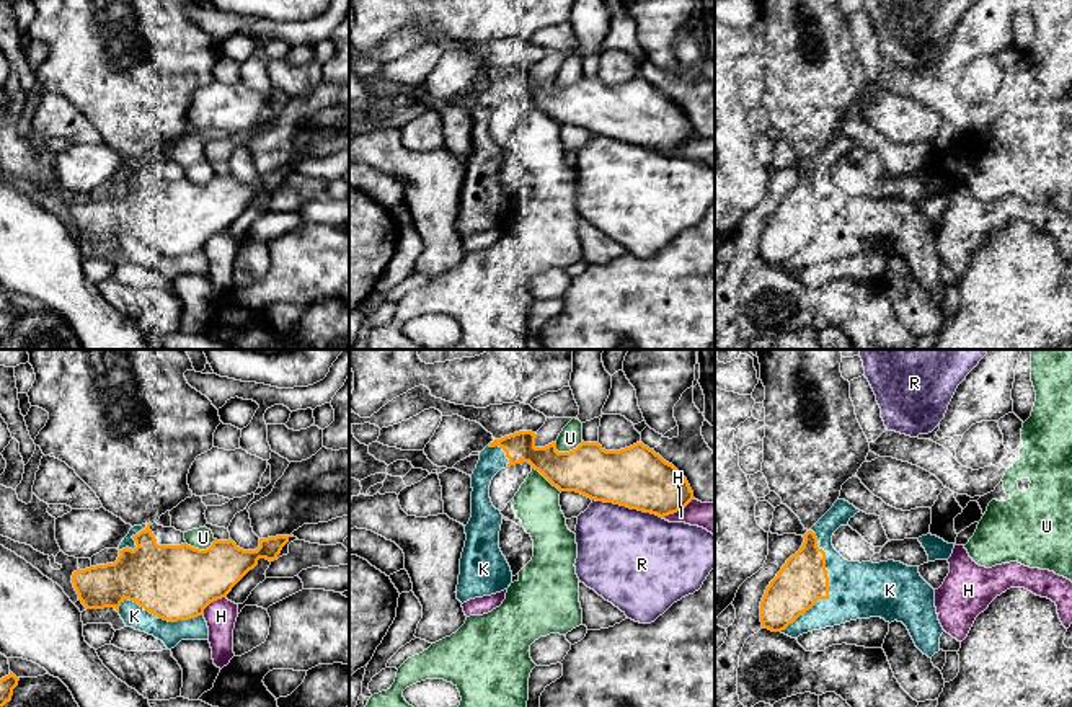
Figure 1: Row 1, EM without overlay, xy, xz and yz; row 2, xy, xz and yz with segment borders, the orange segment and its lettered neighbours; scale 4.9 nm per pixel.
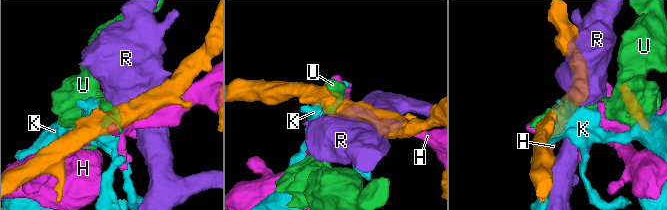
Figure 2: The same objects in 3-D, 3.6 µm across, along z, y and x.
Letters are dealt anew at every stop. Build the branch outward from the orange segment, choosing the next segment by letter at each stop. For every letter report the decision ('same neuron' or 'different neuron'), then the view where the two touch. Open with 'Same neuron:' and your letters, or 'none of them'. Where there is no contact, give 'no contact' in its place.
Same neuron: K
H: different neuron; contact in xz
K: same neuron; contact in yz
R: different neuron; contact in xz
U: different neuron; contact in xz

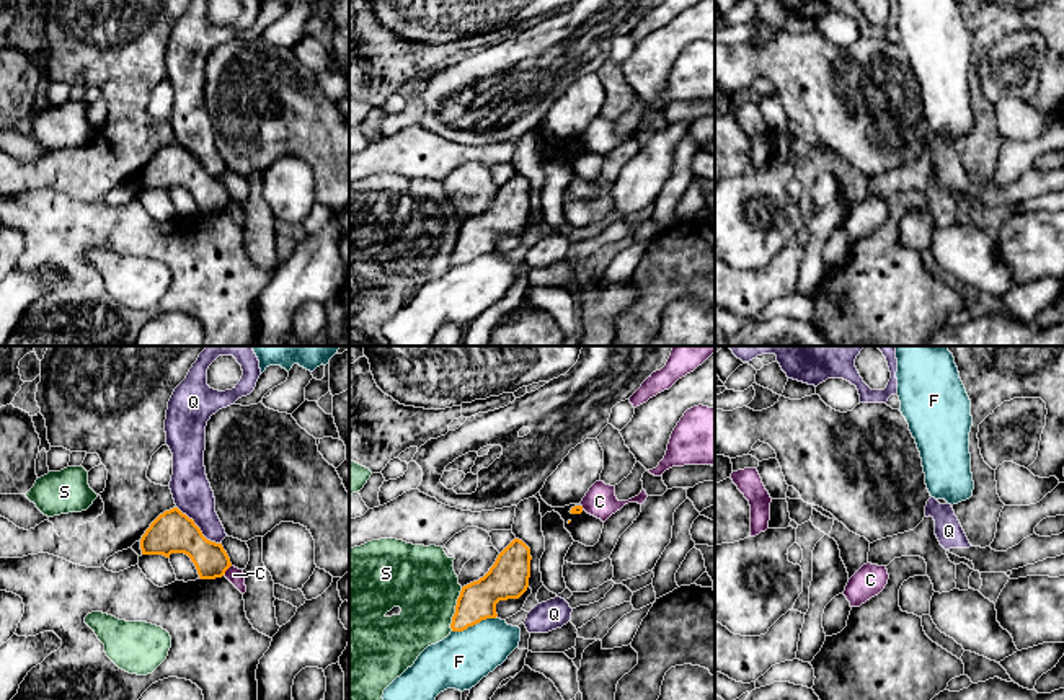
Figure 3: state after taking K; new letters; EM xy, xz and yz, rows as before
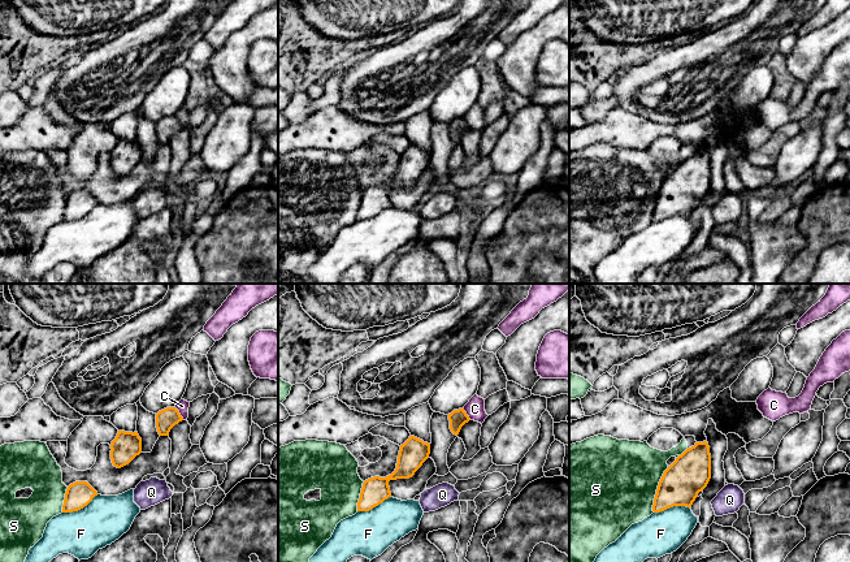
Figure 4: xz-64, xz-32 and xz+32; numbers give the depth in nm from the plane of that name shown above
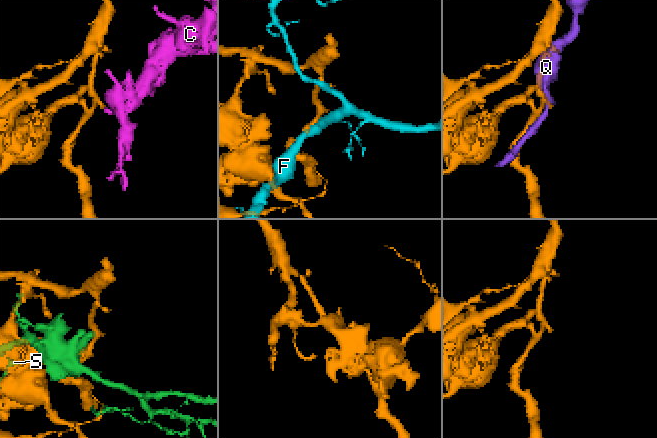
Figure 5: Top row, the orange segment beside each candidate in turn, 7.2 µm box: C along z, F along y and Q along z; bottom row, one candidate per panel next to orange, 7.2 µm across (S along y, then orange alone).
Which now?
Same neuron: none of them
C: different neuron; contact in xy
F: different neuron; contact in xz
Q: different neuron; contact in xy
S: different neuron; contact in xz

